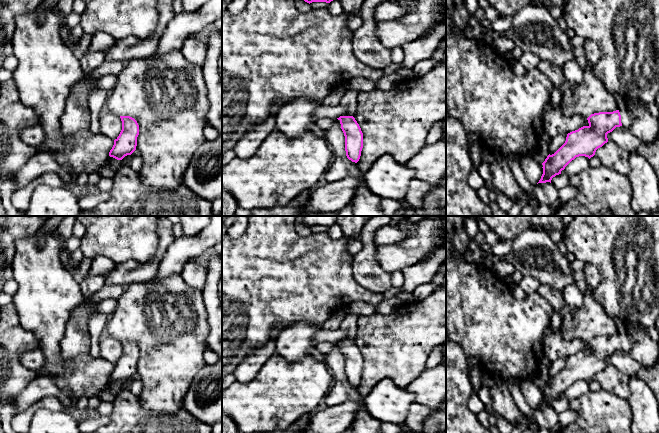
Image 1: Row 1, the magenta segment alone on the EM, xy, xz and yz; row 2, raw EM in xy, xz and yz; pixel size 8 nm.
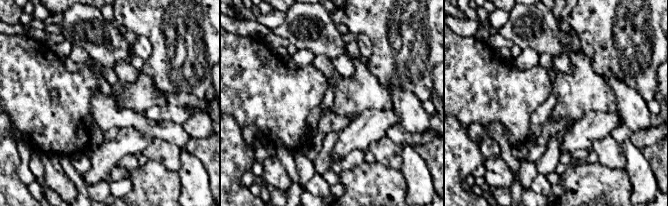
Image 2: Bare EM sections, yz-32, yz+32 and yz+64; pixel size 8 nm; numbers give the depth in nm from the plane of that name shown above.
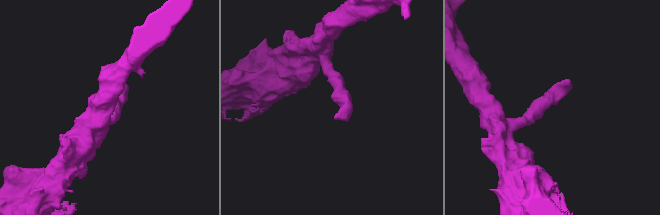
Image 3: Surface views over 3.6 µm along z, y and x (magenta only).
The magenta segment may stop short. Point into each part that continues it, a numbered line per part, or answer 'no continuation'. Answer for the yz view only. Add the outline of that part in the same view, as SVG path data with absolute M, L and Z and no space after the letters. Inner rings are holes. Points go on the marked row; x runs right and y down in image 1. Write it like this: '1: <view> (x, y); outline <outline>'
1: yz (626, 120); outline M620 109L619 112L621 115L622 126L625 128L629 128L629 126L631 125L631 122L632 122L632 119L631 119L629 113L624 109Z

